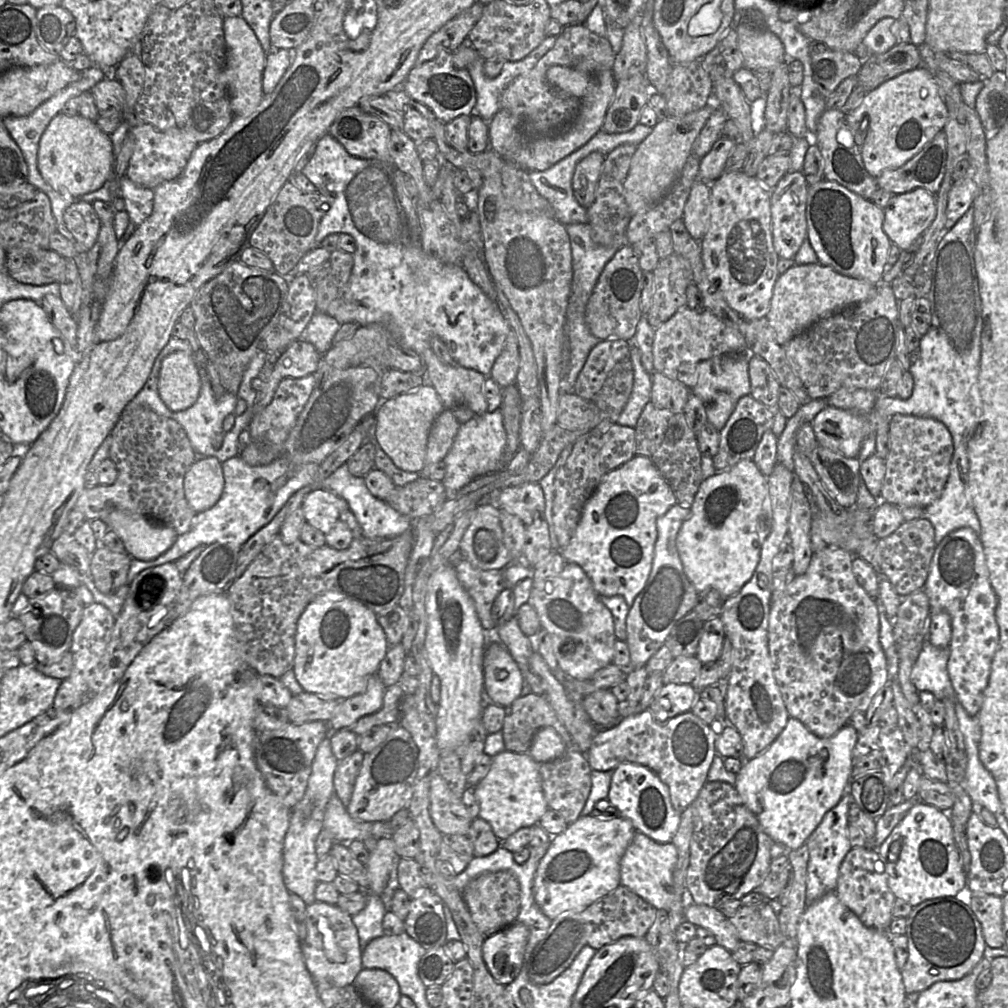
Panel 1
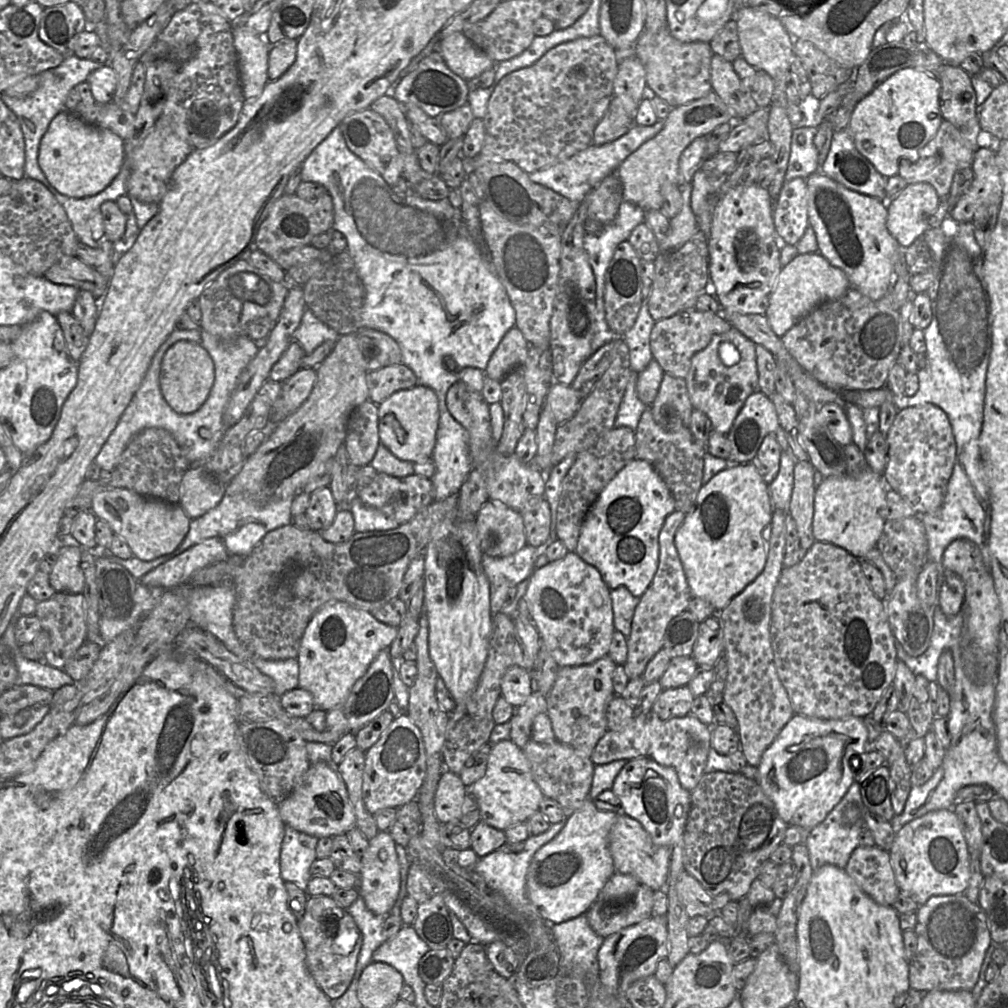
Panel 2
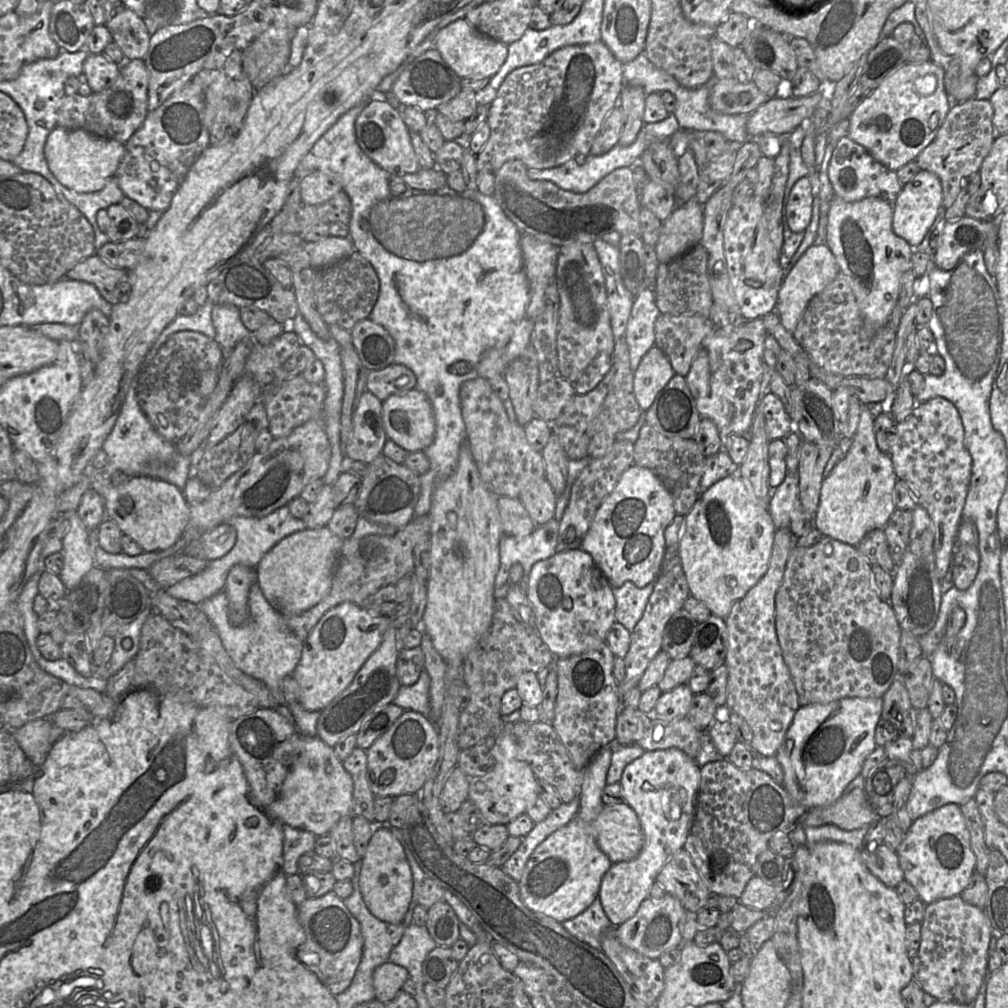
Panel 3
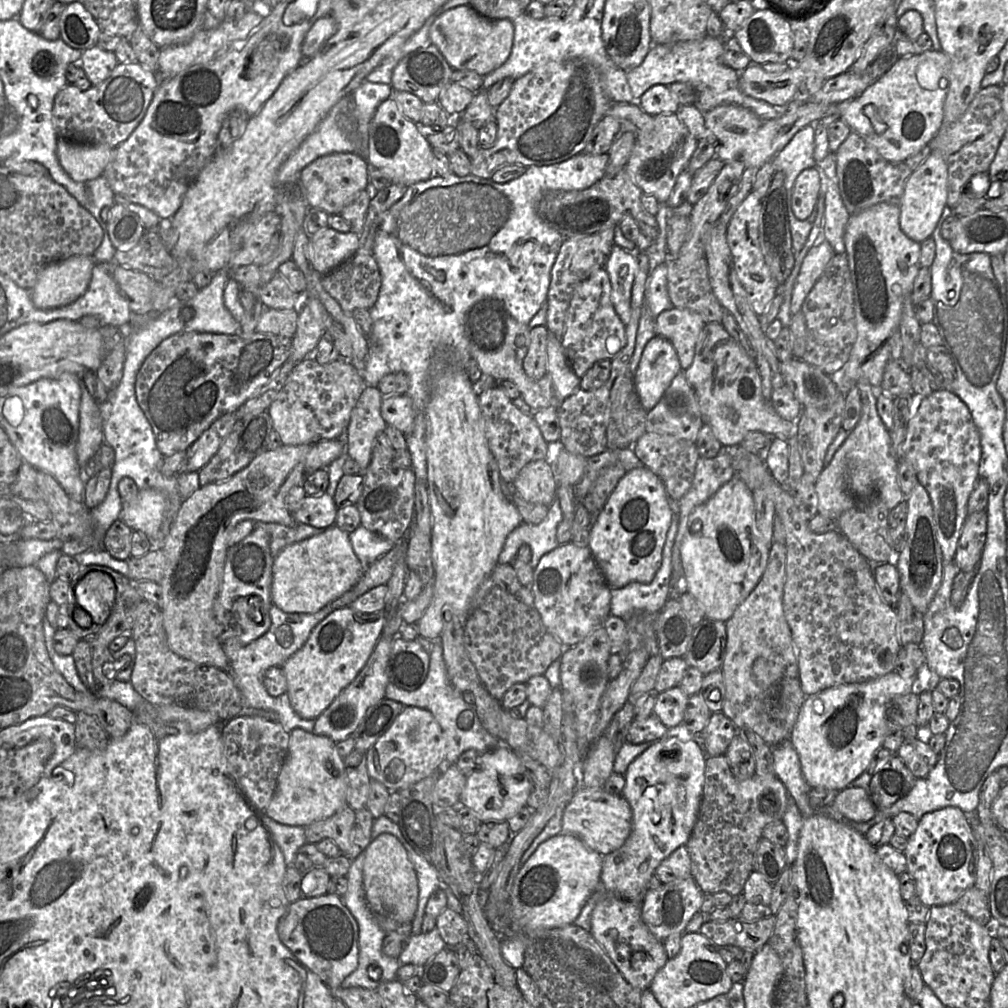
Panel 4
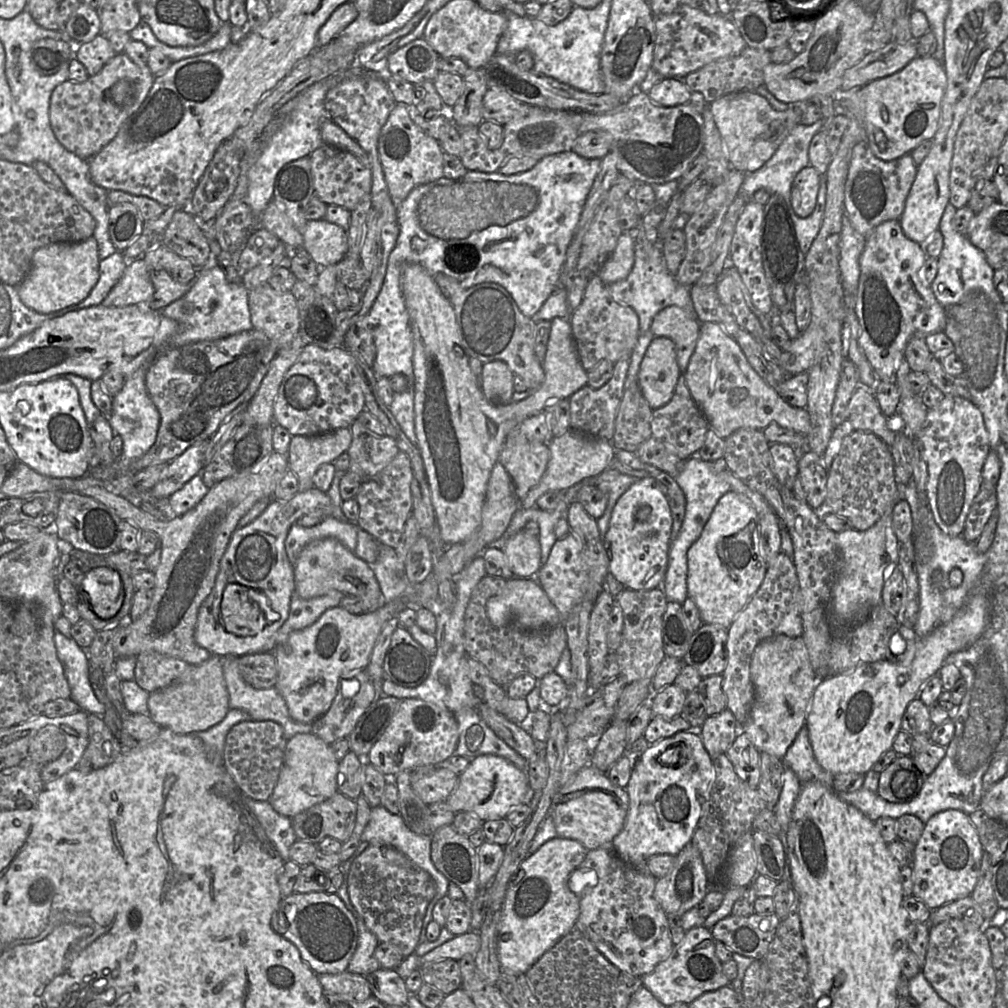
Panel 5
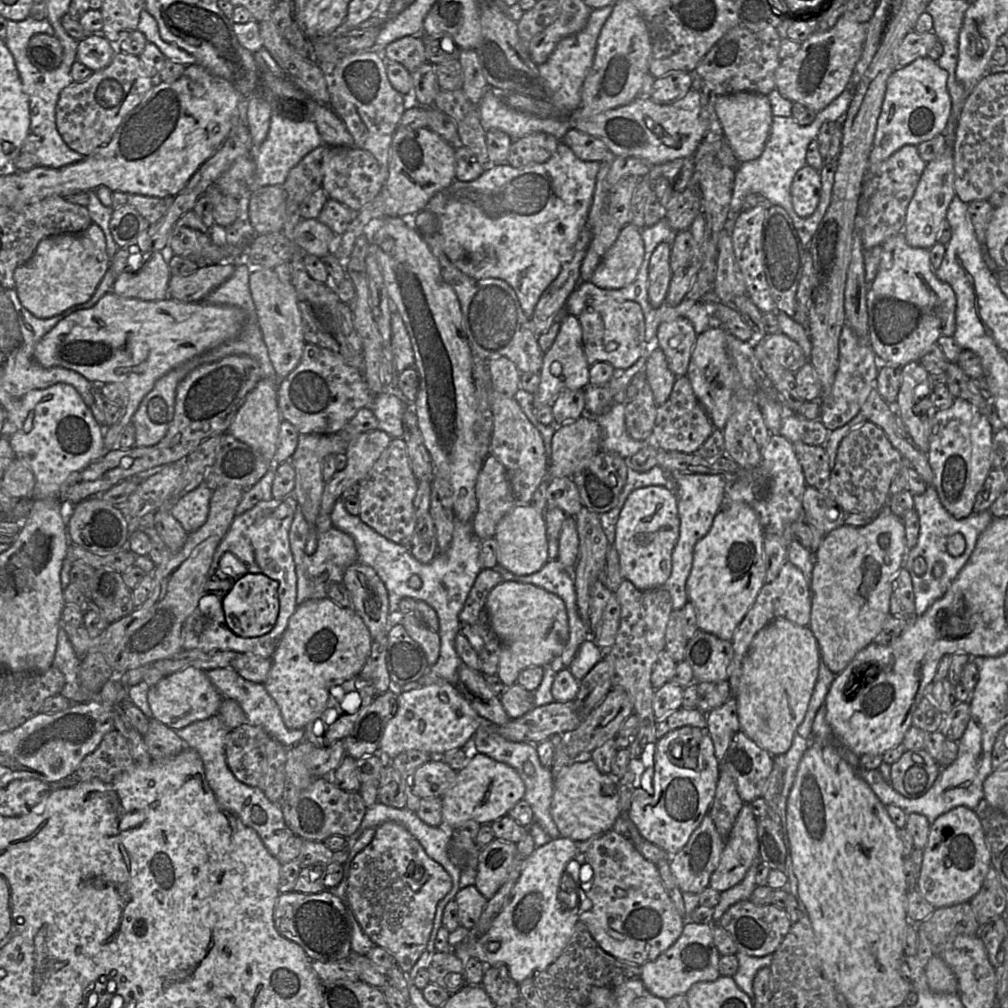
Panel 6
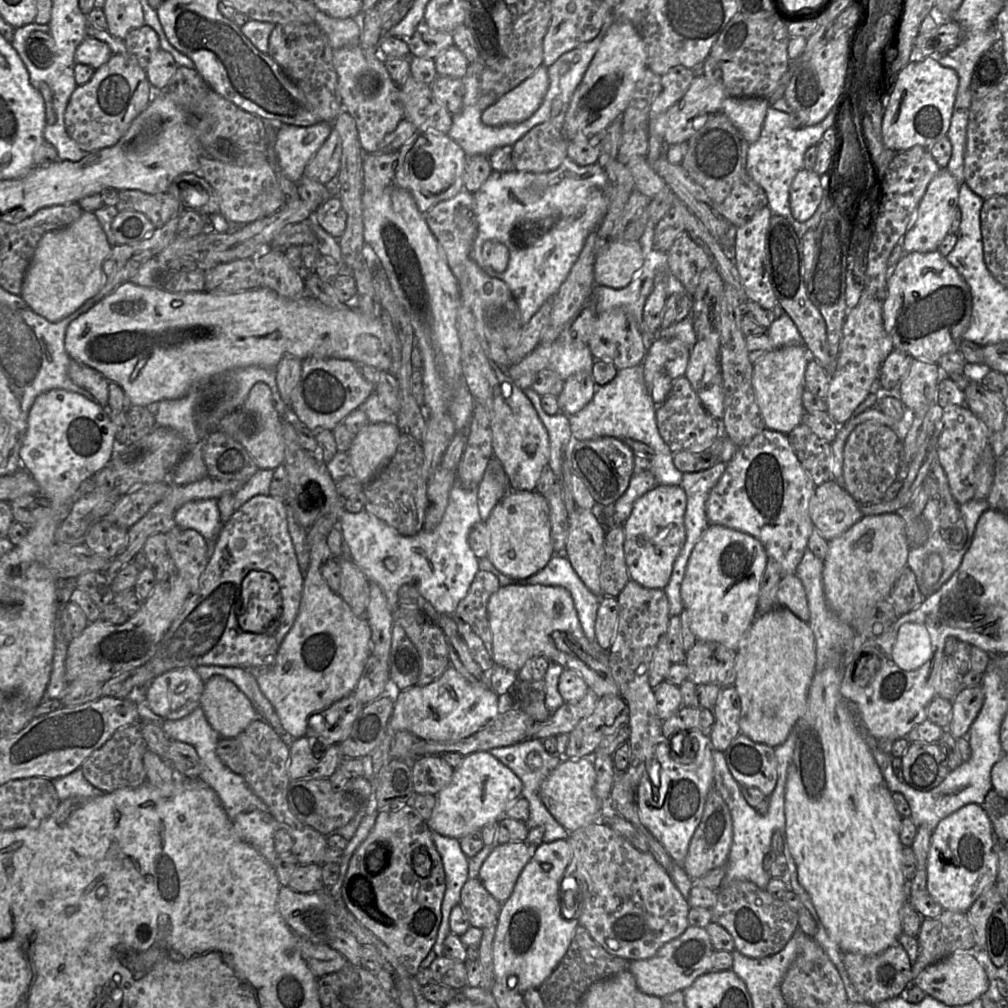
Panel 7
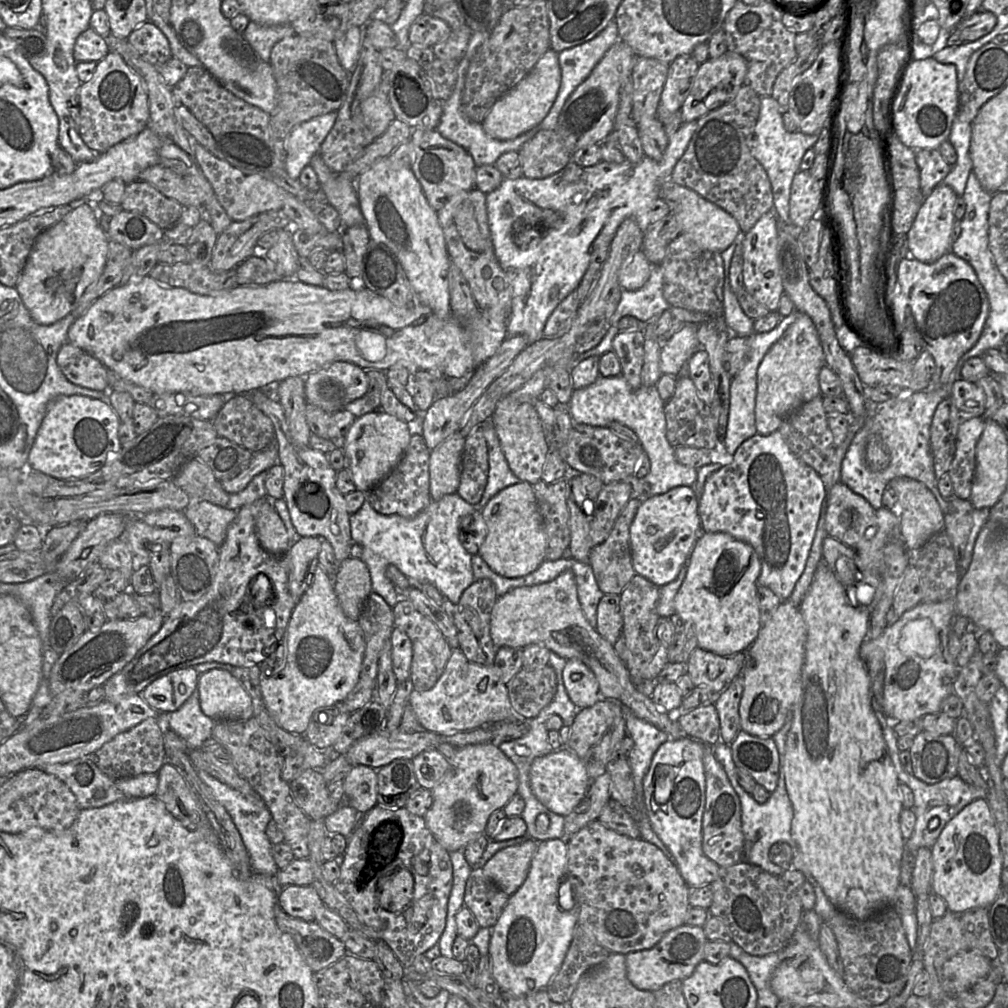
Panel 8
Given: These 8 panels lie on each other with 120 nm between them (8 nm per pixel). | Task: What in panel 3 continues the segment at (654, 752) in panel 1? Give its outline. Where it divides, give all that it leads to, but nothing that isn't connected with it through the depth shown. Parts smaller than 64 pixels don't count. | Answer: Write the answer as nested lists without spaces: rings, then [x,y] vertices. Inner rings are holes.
[[[652,715],[649,728],[635,744],[645,751],[678,748],[696,759],[702,732],[706,731],[697,730],[687,717],[668,721]]]

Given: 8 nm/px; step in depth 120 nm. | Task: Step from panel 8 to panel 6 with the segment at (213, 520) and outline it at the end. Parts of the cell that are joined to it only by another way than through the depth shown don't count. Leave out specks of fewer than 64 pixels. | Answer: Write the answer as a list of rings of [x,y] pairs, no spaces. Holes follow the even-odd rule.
[[[202,483],[182,496],[170,509],[171,515],[188,534],[206,522],[211,495],[212,491]]]

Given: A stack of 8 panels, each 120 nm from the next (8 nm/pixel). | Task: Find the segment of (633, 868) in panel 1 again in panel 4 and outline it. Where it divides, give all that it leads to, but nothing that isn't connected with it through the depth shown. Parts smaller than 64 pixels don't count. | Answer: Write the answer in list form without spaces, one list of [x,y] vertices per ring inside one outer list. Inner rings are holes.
[[[579,786],[566,805],[561,833],[581,839],[590,849],[605,856],[619,849],[632,830],[632,810],[623,795],[612,795],[604,788]]]

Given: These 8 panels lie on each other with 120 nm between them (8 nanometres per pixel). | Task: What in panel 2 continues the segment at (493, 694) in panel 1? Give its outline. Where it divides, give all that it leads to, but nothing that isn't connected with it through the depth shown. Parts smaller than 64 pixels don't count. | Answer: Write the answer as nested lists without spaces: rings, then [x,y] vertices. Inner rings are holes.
[[[514,665],[507,669],[501,682],[501,696],[514,707],[525,703],[533,692],[531,672]]]

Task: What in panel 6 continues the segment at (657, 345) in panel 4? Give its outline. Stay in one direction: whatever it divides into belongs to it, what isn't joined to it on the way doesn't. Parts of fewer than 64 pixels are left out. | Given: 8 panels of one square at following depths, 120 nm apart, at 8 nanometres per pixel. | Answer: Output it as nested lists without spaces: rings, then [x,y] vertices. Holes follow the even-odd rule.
[[[655,347],[644,366],[646,382],[649,384],[655,403],[659,406],[669,398],[677,377],[668,367],[661,348]]]

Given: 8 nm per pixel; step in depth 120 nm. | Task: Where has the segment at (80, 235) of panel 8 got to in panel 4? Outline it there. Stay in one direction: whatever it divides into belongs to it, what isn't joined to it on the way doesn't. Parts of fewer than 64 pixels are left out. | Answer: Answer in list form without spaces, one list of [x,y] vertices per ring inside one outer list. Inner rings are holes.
[[[82,255],[49,263],[30,290],[33,304],[39,309],[71,304],[86,292],[95,264],[92,256]]]

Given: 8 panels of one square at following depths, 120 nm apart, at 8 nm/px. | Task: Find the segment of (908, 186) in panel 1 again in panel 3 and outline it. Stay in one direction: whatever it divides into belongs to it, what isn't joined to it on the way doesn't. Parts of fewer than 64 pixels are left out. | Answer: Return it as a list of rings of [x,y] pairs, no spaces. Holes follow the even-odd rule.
[[[974,97],[954,103],[932,142],[916,157],[920,170],[934,173],[942,185],[942,209],[948,209],[957,198],[962,181],[975,172],[989,154],[995,132],[992,124],[993,106],[990,100]]]

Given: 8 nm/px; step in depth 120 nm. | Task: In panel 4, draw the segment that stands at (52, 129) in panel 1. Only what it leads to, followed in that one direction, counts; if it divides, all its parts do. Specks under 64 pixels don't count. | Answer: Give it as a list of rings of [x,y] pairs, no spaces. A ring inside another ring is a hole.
[[[57,139],[57,157],[65,172],[76,182],[85,182],[102,175],[114,158],[115,148],[96,143],[79,143]]]

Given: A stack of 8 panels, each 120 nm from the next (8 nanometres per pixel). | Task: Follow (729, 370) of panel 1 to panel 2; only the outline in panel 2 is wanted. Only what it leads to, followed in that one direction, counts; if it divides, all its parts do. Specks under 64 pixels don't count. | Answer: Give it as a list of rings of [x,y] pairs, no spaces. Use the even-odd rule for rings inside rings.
[[[731,326],[727,332],[714,335],[710,343],[691,359],[691,367],[685,379],[690,400],[694,409],[708,416],[713,429],[719,433],[729,432],[746,399],[759,391],[755,350],[756,344]]]

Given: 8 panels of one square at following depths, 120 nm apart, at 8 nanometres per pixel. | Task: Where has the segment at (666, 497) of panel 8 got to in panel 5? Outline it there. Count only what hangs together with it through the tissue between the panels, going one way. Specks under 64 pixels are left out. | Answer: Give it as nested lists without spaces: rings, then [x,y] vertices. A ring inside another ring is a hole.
[[[644,477],[637,480],[615,504],[609,528],[604,537],[604,547],[609,559],[610,575],[623,587],[628,589],[648,591],[655,588],[662,588],[668,568],[671,529],[671,510],[666,496],[660,490],[660,483],[651,477]]]

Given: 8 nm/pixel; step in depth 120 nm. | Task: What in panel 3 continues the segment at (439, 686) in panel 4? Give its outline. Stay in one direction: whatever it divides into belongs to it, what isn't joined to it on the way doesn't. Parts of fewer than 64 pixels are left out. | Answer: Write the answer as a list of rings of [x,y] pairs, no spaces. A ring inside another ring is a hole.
[[[422,670],[417,682],[410,686],[400,686],[392,703],[405,710],[412,710],[430,718],[429,702],[430,677]]]

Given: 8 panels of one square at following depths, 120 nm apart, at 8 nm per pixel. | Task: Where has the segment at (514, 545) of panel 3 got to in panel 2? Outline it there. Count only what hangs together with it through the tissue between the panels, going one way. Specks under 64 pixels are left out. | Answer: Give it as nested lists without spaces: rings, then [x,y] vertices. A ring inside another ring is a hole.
[[[547,543],[534,547],[526,544],[516,553],[506,557],[483,554],[482,566],[490,586],[490,611],[492,616],[501,612],[506,594],[511,587],[530,578],[538,557],[545,554]]]

